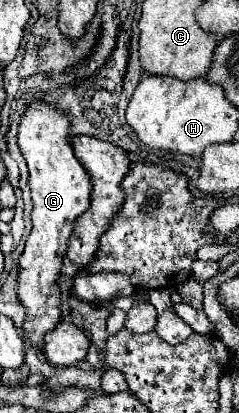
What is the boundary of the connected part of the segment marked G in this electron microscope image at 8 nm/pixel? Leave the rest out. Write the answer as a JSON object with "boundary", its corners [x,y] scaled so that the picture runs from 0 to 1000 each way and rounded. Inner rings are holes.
{"boundary":[[[146,245],[113,264],[79,303],[71,346],[121,404],[121,458],[138,477],[138,554],[79,622],[88,656],[71,666],[71,724],[113,753],[96,801],[138,840],[180,850],[188,806],[255,782],[255,705],[238,695],[238,676],[264,646],[280,584],[305,564],[305,540],[372,501],[381,433],[305,375],[280,283],[213,254]]]}

